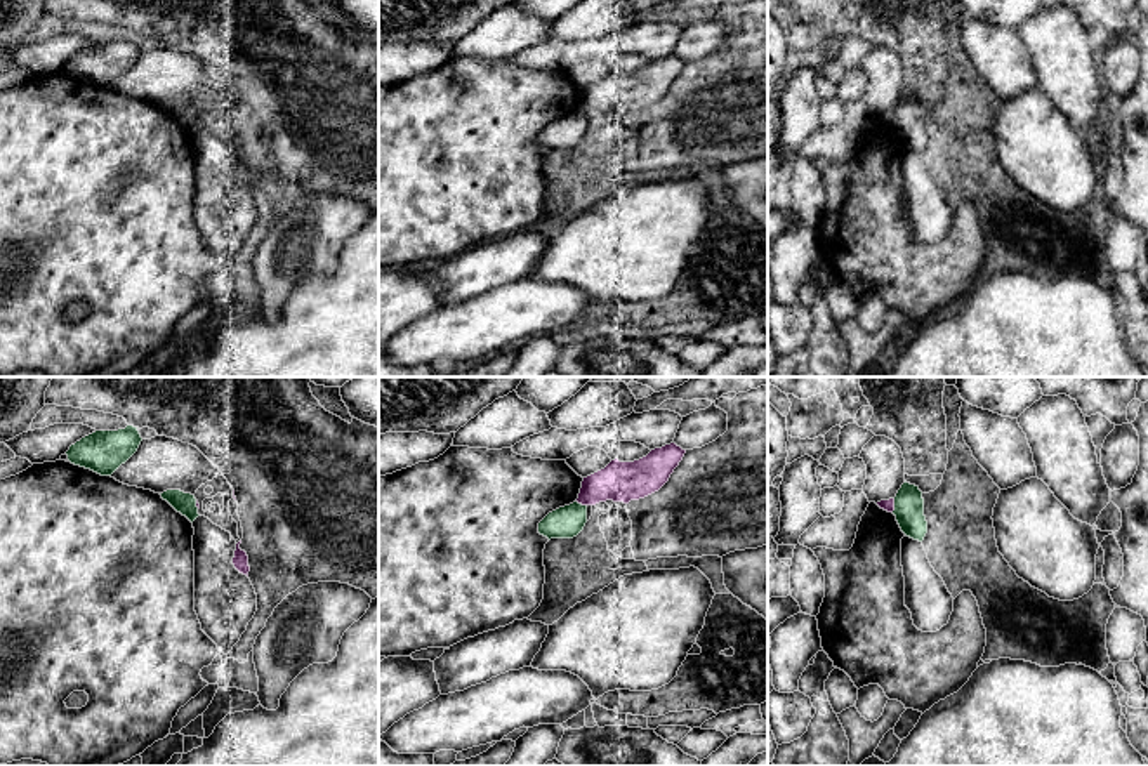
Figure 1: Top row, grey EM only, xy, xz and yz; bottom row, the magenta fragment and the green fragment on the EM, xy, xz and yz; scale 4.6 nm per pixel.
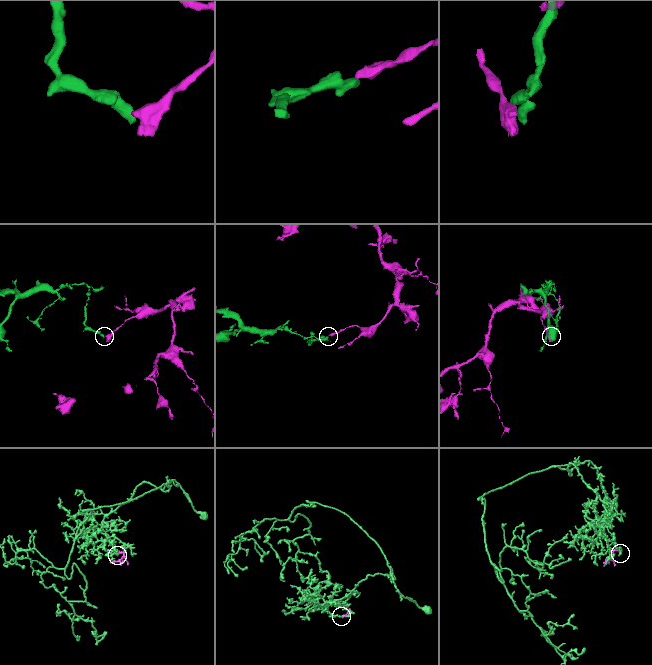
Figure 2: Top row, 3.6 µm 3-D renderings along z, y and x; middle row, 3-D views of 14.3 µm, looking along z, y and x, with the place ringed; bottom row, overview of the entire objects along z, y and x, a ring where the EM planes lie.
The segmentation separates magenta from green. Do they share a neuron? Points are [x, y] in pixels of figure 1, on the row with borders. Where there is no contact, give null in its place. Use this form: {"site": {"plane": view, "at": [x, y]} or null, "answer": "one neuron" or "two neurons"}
{"site": {"plane": "xz", "at": [582, 504]}, "answer": "two neurons"}

